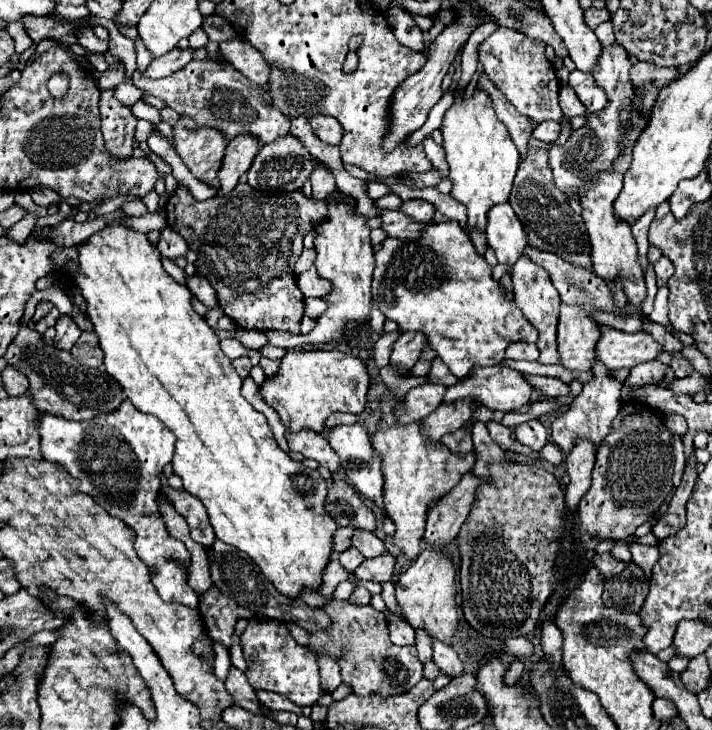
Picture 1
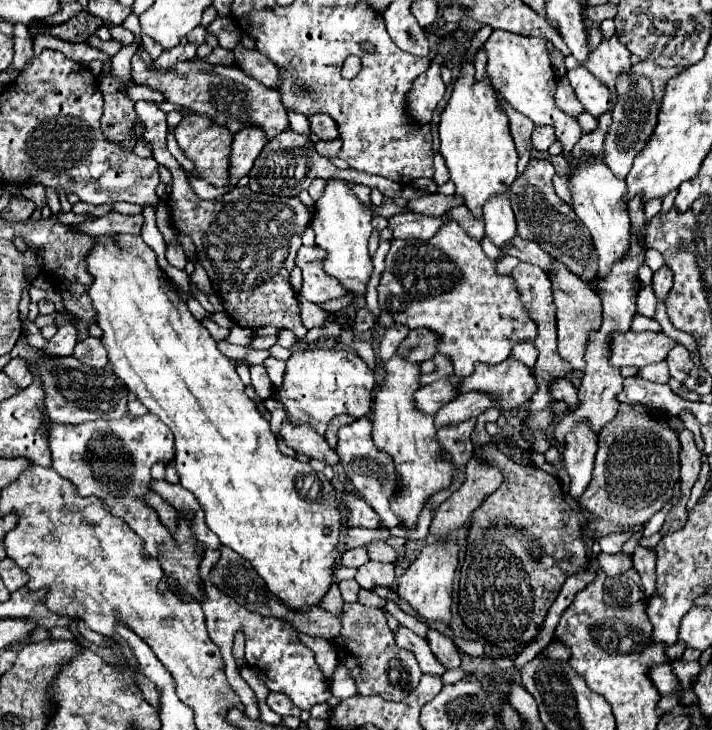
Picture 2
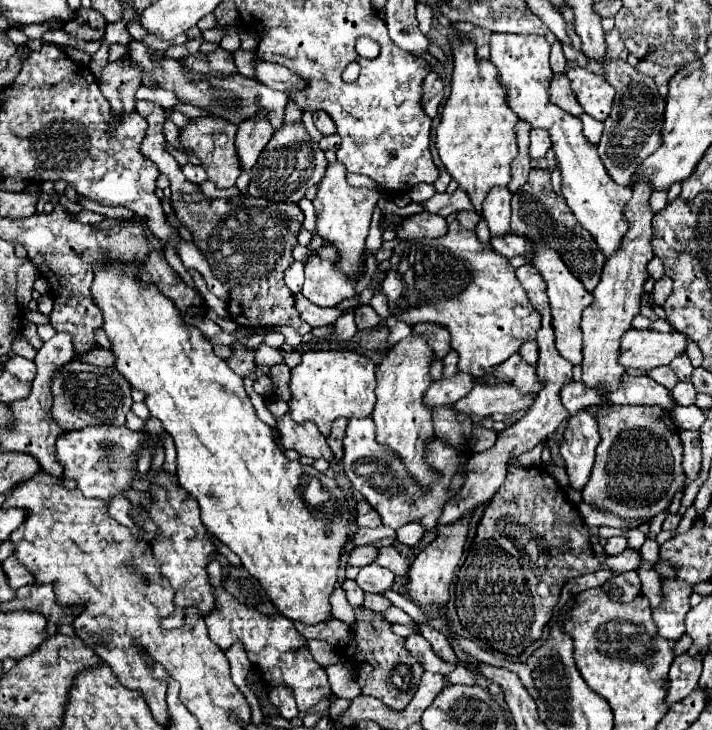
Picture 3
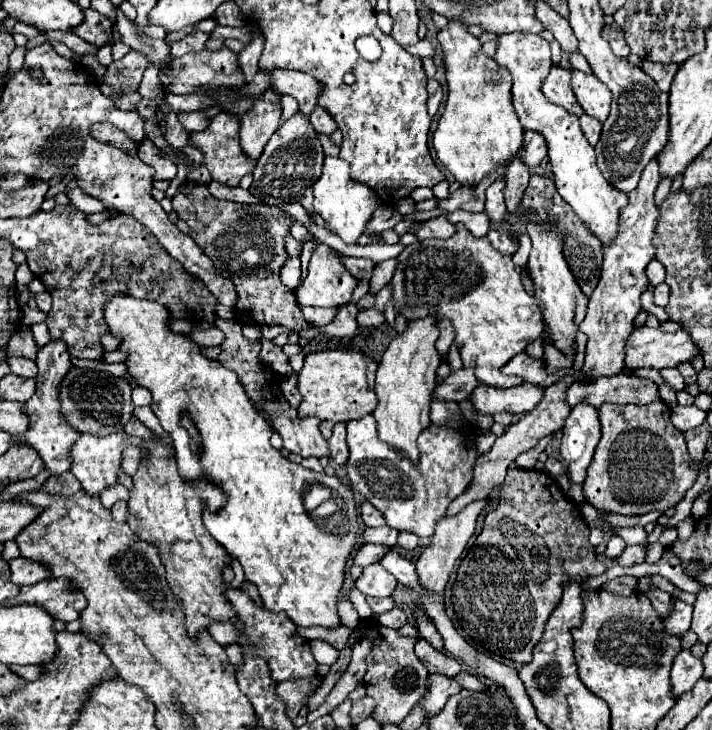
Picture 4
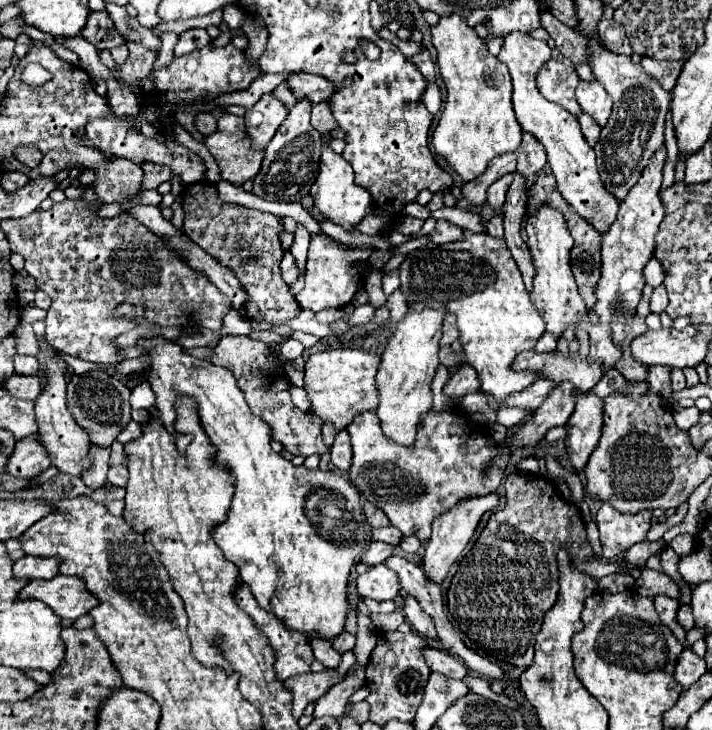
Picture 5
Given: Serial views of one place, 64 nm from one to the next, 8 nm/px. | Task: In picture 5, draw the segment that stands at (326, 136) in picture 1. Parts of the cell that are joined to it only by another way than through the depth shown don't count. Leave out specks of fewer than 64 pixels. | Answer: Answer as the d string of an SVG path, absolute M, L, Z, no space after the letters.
M316 104L316 106L312 108L312 126L314 126L320 134L324 134L324 136L338 128L338 124L336 124L336 120L334 120L328 104Z

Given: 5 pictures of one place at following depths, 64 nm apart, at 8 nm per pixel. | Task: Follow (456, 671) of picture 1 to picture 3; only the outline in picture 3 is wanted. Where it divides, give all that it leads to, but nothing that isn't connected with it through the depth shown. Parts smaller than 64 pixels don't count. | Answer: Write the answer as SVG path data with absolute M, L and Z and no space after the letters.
M420 624L420 634L430 642L430 646L436 652L436 656L440 656L442 660L446 660L450 664L458 664L456 654L454 654L454 648L450 646L450 640L444 634L440 634L438 630L434 630L430 626L424 626L424 624Z

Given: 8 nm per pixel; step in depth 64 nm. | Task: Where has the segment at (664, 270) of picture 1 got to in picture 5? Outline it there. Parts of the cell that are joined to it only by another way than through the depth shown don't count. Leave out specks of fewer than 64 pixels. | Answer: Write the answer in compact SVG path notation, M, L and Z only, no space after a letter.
M658 286L654 288L654 294L650 298L650 312L652 314L660 314L664 312L668 306L668 294L666 294L666 288L664 286Z

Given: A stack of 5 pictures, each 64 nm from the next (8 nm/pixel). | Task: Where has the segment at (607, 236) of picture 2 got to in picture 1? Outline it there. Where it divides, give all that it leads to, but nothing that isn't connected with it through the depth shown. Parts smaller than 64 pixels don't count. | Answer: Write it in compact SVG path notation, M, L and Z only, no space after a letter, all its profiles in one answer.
M602 174L594 176L592 186L580 200L582 204L582 218L590 236L590 246L592 246L592 272L606 282L618 282L628 296L632 304L642 304L646 300L646 282L644 282L644 272L638 260L638 248L636 240L630 232L630 224L624 224L616 220L612 212L612 204L616 196L620 194L622 188L622 174Z

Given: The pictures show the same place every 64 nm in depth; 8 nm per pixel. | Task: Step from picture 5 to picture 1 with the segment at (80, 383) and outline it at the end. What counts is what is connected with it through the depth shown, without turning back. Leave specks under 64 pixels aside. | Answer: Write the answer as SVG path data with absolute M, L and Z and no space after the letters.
M28 326L20 328L4 358L8 366L18 368L18 372L22 372L30 380L28 396L40 412L52 412L68 420L90 420L98 414L108 414L116 410L122 402L122 388L120 384L116 384L116 380L112 380L112 376L104 372L104 366L82 366L72 358L68 350L60 350L54 344L48 344L44 334Z

